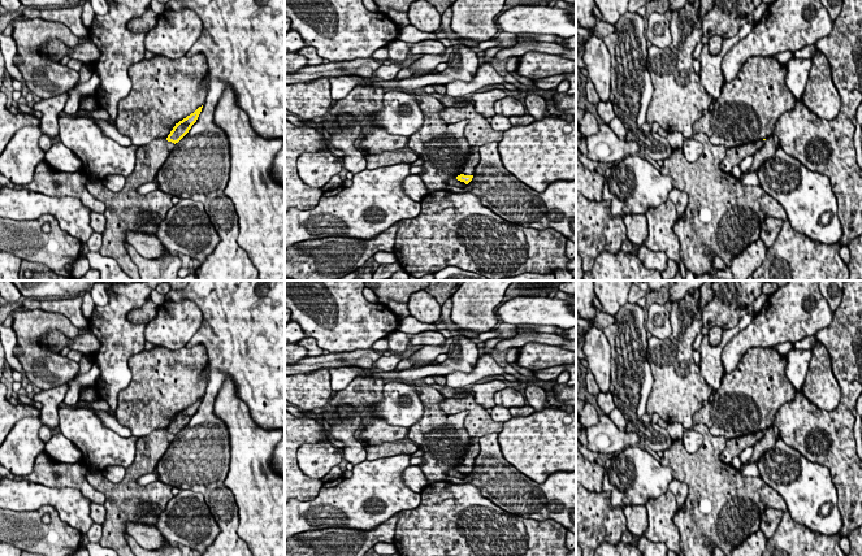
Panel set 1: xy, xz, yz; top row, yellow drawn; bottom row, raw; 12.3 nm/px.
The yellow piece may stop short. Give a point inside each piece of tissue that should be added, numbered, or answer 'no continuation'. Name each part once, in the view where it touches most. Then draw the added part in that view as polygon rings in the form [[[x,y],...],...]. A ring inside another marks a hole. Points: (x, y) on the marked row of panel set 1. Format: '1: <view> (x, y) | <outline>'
1: xz (473, 157) | [[[471,148],[464,166],[459,170],[459,175],[473,175],[476,165],[480,162],[480,153],[477,148]]]

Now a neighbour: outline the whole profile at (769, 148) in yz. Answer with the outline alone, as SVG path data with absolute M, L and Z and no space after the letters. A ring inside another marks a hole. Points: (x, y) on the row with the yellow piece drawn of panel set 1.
M770 135L766 138L764 144L761 149L758 149L754 155L753 166L748 173L755 173L764 164L766 160L771 158L776 151L774 138Z

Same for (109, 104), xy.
M107 0L109 12L95 14L88 29L88 39L100 49L101 56L90 66L100 78L95 92L99 108L108 112L116 121L117 104L131 90L129 68L144 60L144 38L147 32L131 32L127 23L140 17L151 0Z

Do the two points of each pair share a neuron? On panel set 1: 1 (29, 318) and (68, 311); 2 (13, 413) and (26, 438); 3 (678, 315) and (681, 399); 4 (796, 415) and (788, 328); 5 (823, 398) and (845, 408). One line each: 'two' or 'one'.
1: two
2: two
3: one
4: two
5: two

